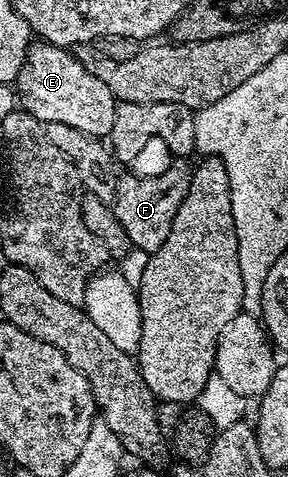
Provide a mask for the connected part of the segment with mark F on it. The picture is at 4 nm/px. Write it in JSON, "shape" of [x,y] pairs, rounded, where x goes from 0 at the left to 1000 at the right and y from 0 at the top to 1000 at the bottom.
{"shape":[[[608,335],[583,356],[566,356],[556,365],[524,365],[514,373],[441,365],[403,379],[392,438],[420,478],[434,478],[472,526],[521,528],[573,512],[573,495],[587,495],[601,453],[615,453],[615,436],[628,436],[628,419],[642,419],[663,384],[667,350],[635,340],[646,338]]]}

